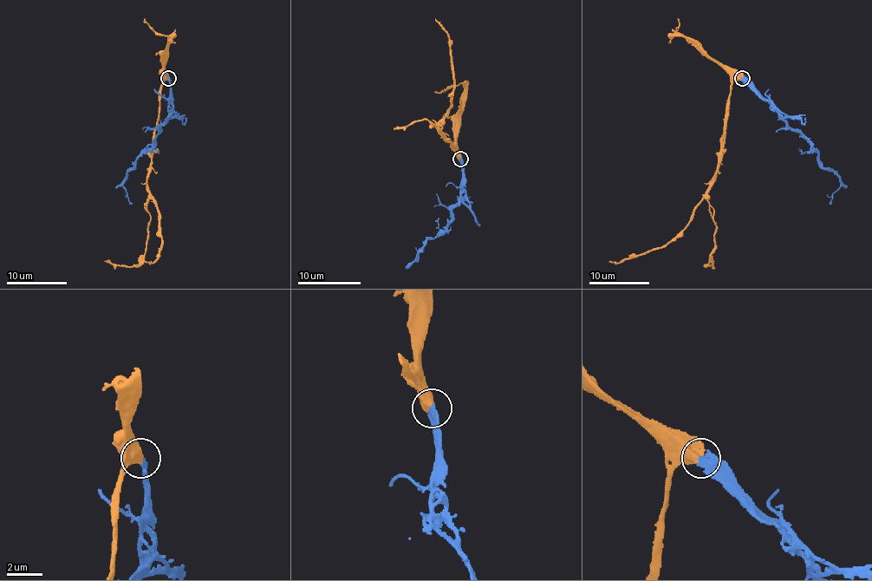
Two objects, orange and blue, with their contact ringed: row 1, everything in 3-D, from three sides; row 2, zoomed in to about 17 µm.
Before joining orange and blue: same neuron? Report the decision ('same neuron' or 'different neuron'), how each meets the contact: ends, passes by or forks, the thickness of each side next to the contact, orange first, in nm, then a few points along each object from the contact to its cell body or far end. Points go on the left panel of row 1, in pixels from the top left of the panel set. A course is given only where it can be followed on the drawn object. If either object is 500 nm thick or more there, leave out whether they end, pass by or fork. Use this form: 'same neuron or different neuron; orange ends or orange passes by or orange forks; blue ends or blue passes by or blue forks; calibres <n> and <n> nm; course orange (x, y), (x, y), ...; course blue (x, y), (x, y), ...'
same neuron; calibres 550 and 440 nm; course orange (167, 79), (161, 83), (159, 114), (147, 177), (149, 195), (158, 210), (161, 246), (152, 263), (145, 261); course blue (168, 79), (168, 120), (125, 179), (123, 187), (133, 204)

